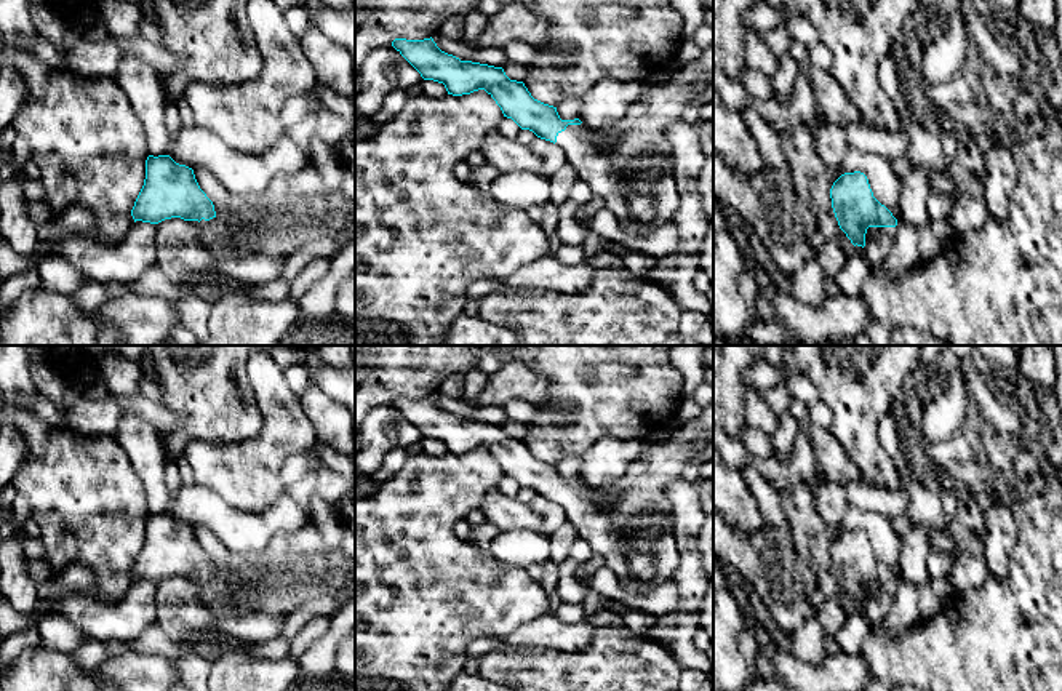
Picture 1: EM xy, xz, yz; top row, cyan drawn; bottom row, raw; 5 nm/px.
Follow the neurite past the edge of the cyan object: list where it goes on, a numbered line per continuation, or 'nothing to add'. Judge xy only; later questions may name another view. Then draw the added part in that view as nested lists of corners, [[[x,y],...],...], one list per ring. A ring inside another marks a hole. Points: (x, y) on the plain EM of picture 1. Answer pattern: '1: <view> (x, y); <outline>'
1: xy (210, 543); [[[197,526],[194,528],[195,537],[200,547],[213,560],[216,577],[219,579],[224,589],[238,587],[240,581],[235,569],[230,566],[230,552],[221,542],[221,539],[208,528]]]

